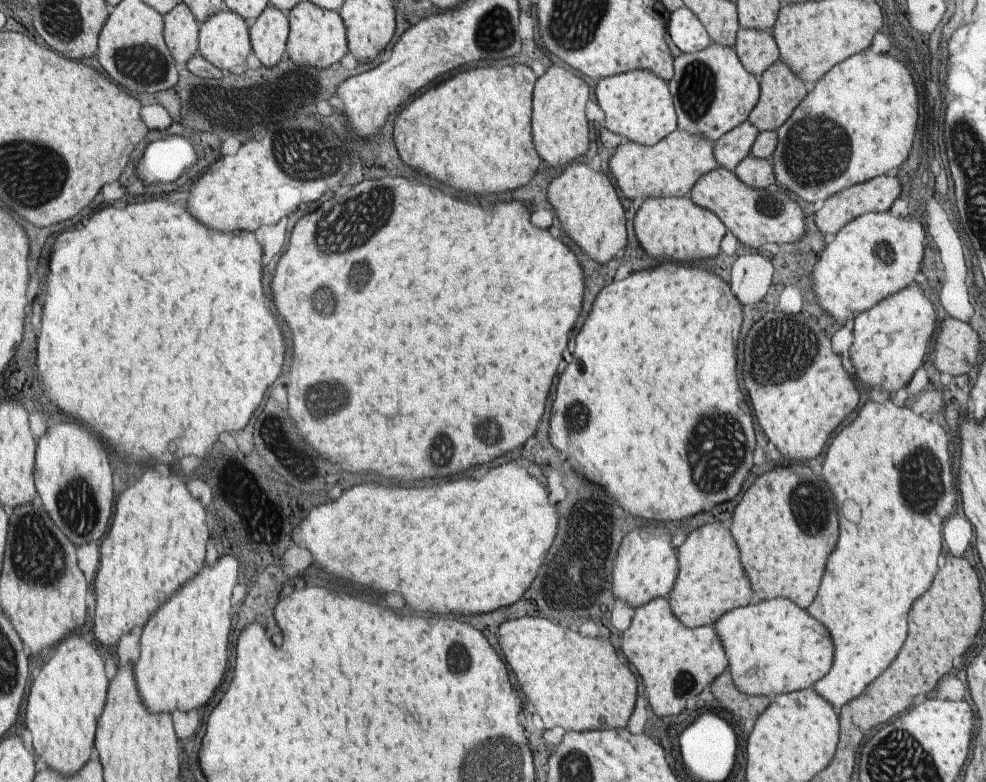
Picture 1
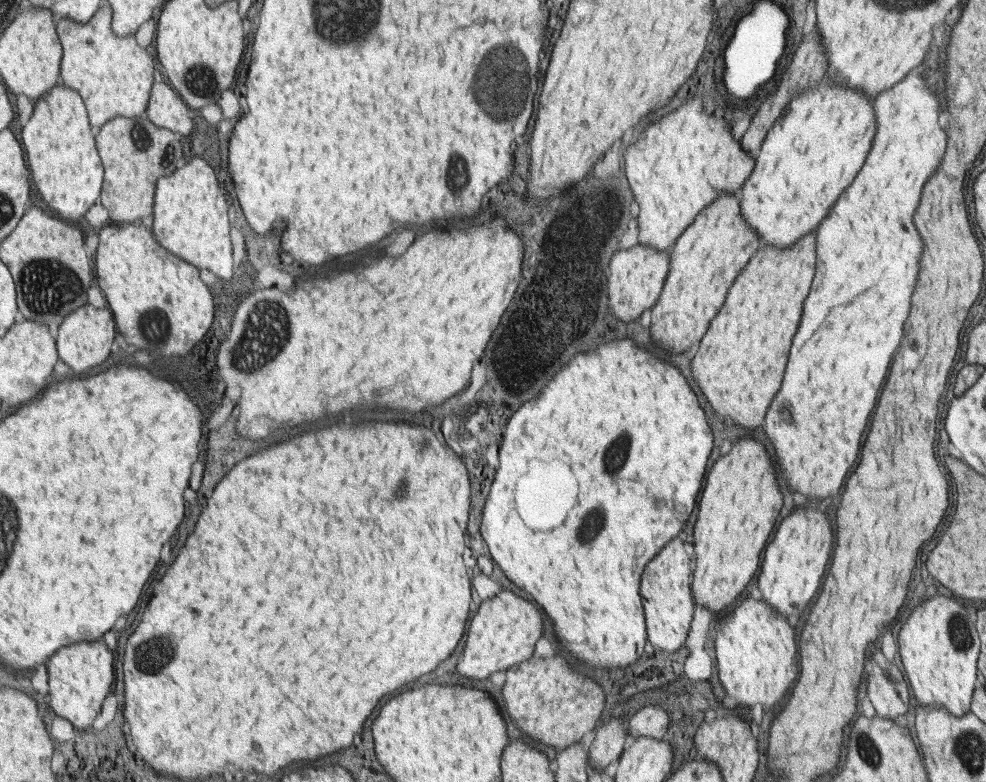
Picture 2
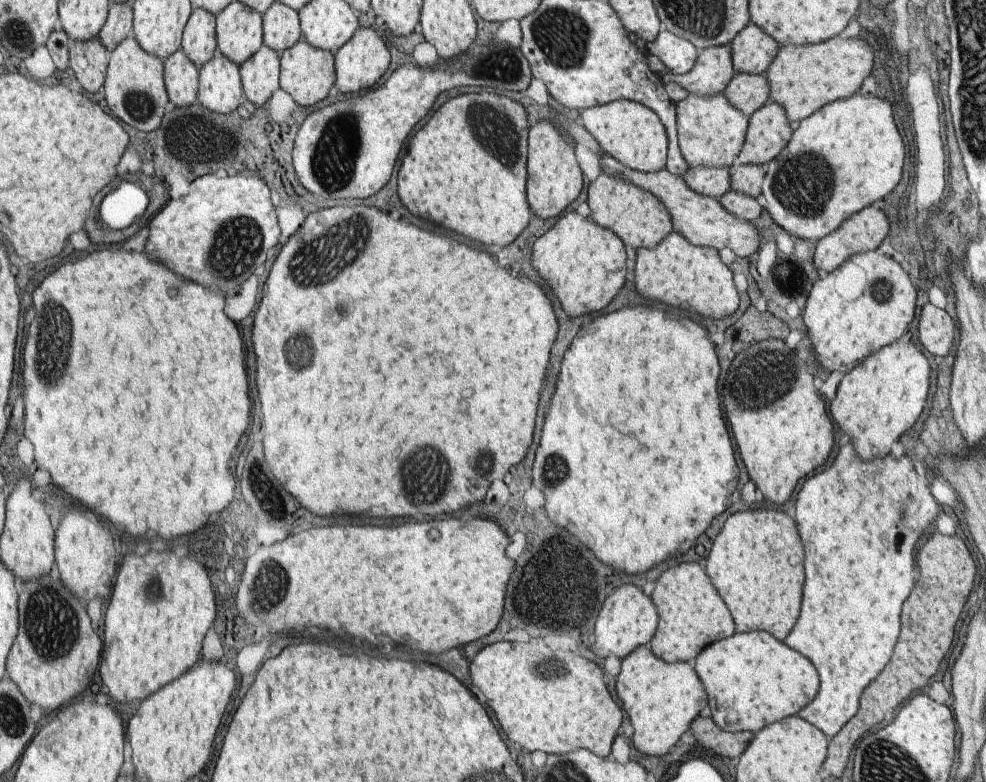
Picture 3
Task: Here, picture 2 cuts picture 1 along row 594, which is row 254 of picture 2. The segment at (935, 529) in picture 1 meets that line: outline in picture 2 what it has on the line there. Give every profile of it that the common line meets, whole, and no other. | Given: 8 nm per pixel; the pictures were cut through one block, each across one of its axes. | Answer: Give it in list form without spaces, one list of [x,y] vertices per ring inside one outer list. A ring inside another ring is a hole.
[[[922,67],[911,70],[898,84],[895,84],[890,90],[881,92],[873,102],[873,111],[876,119],[876,132],[867,154],[865,163],[862,165],[860,172],[855,176],[852,184],[842,192],[837,198],[828,216],[816,228],[816,274],[811,282],[810,294],[805,298],[802,318],[800,319],[798,332],[794,335],[791,350],[792,360],[787,363],[787,370],[783,376],[784,392],[776,394],[776,400],[772,400],[771,408],[768,408],[766,414],[766,424],[764,424],[764,432],[774,448],[774,458],[778,464],[778,470],[782,467],[782,476],[788,484],[791,492],[795,492],[796,498],[807,502],[822,502],[826,498],[836,496],[840,486],[844,484],[844,478],[848,474],[848,470],[854,466],[854,462],[858,460],[858,452],[860,452],[860,442],[862,442],[862,434],[868,426],[870,414],[876,406],[882,382],[886,378],[888,366],[892,362],[892,356],[897,353],[900,348],[900,340],[903,336],[904,321],[908,318],[911,307],[912,293],[916,286],[917,276],[919,273],[920,257],[923,253],[923,242],[921,236],[916,232],[913,216],[918,209],[921,194],[927,180],[933,175],[933,172],[941,166],[945,148],[947,147],[947,132],[940,125],[940,102],[938,97],[928,89],[927,82],[922,78]]]

